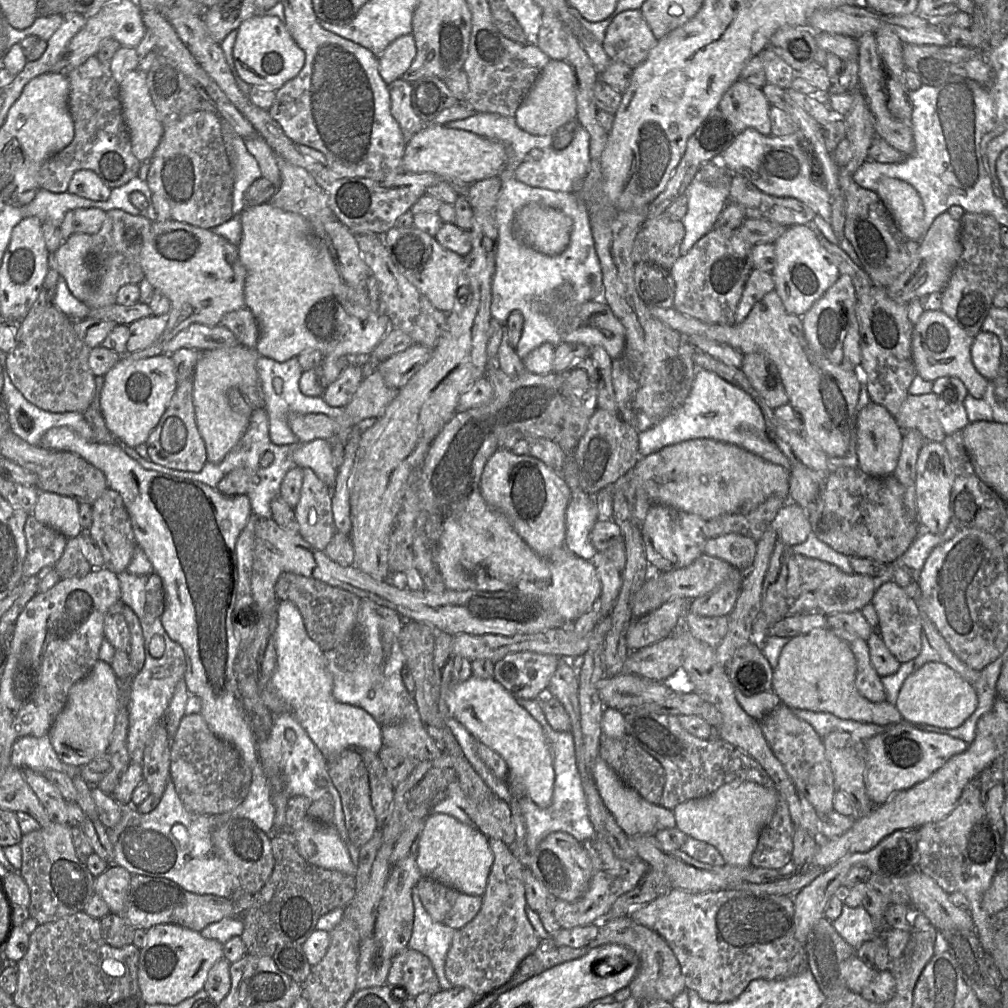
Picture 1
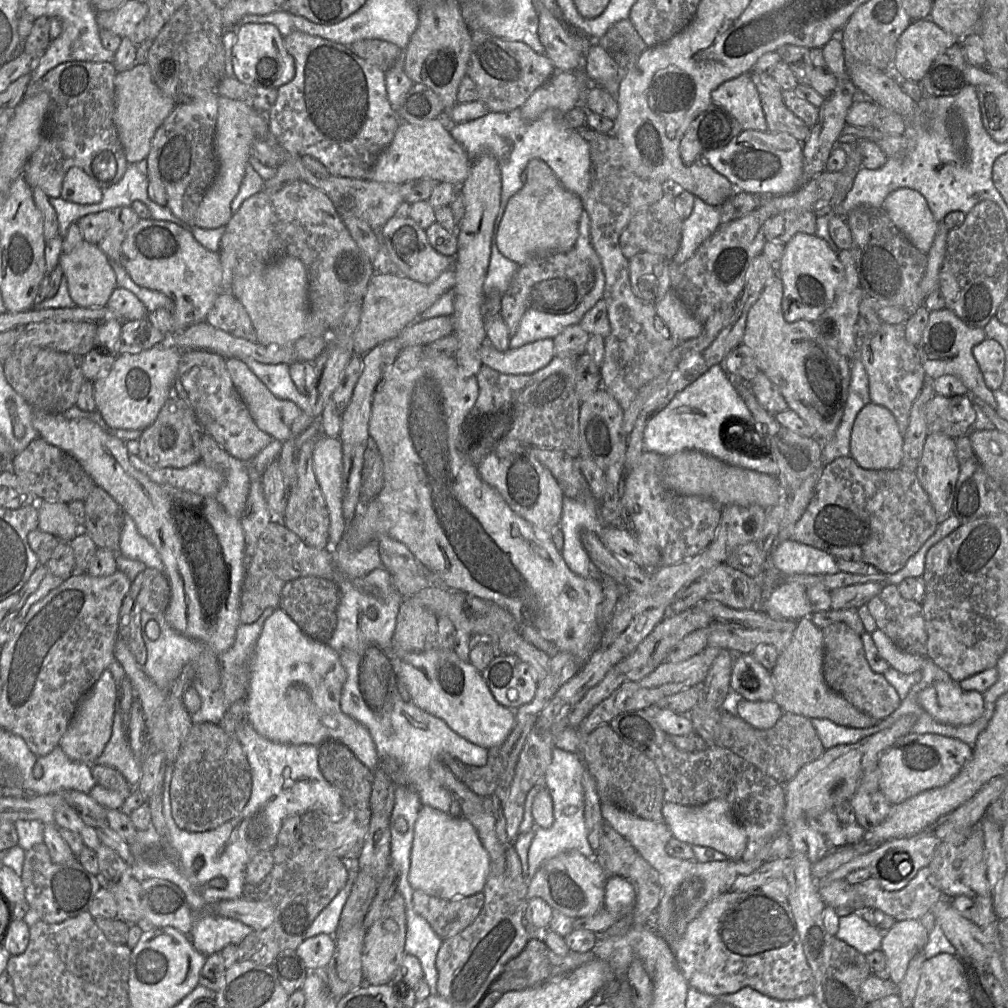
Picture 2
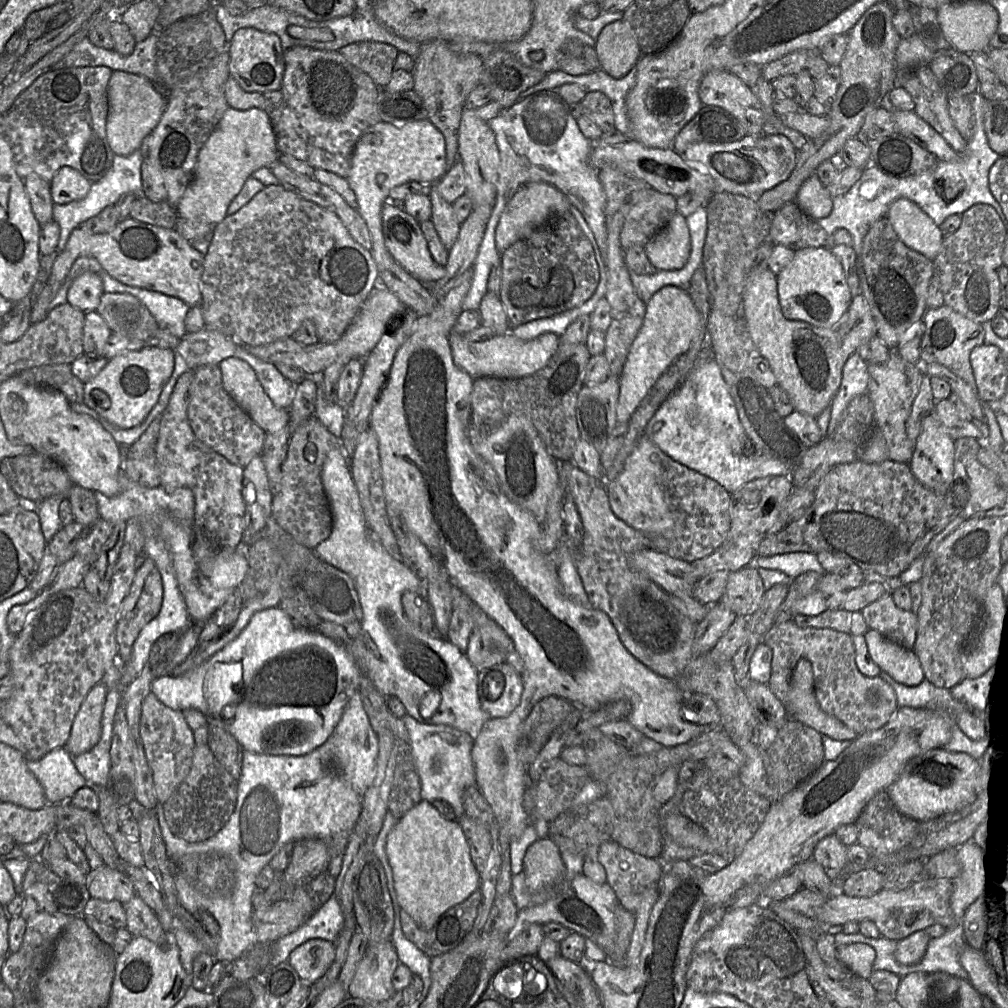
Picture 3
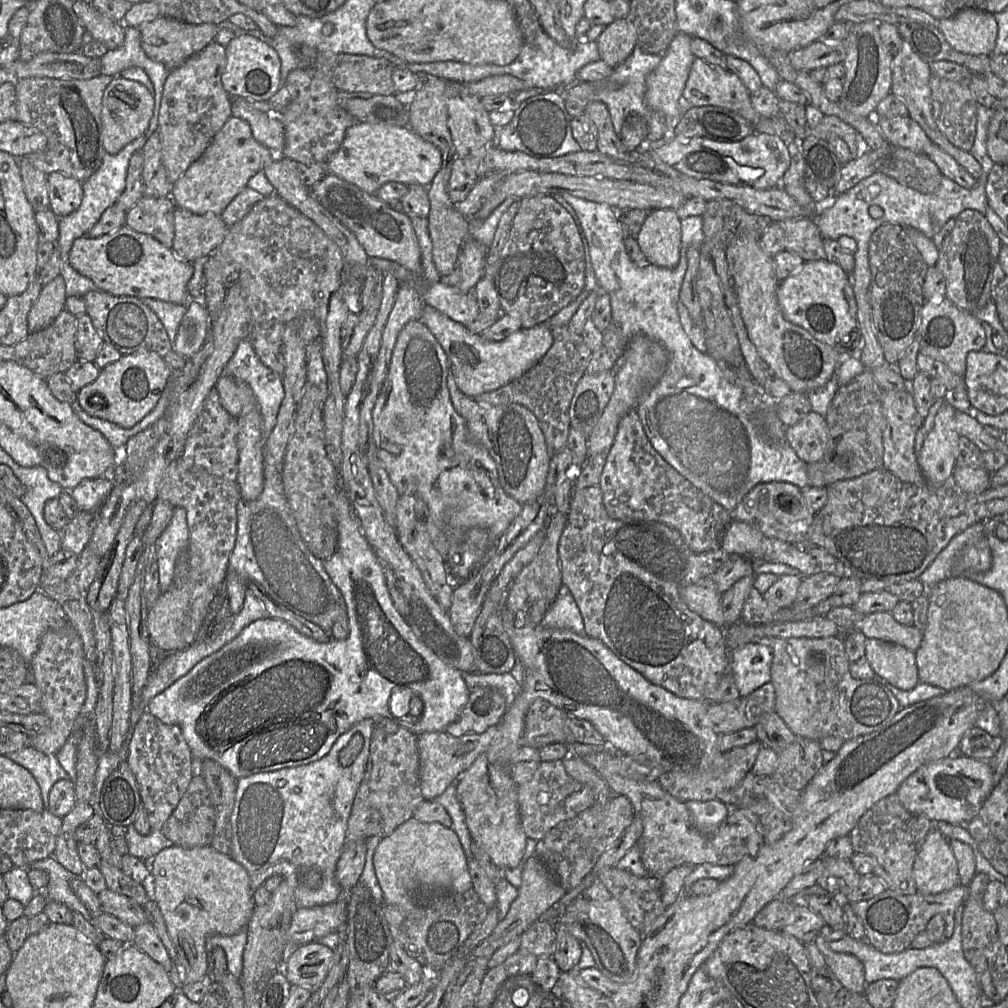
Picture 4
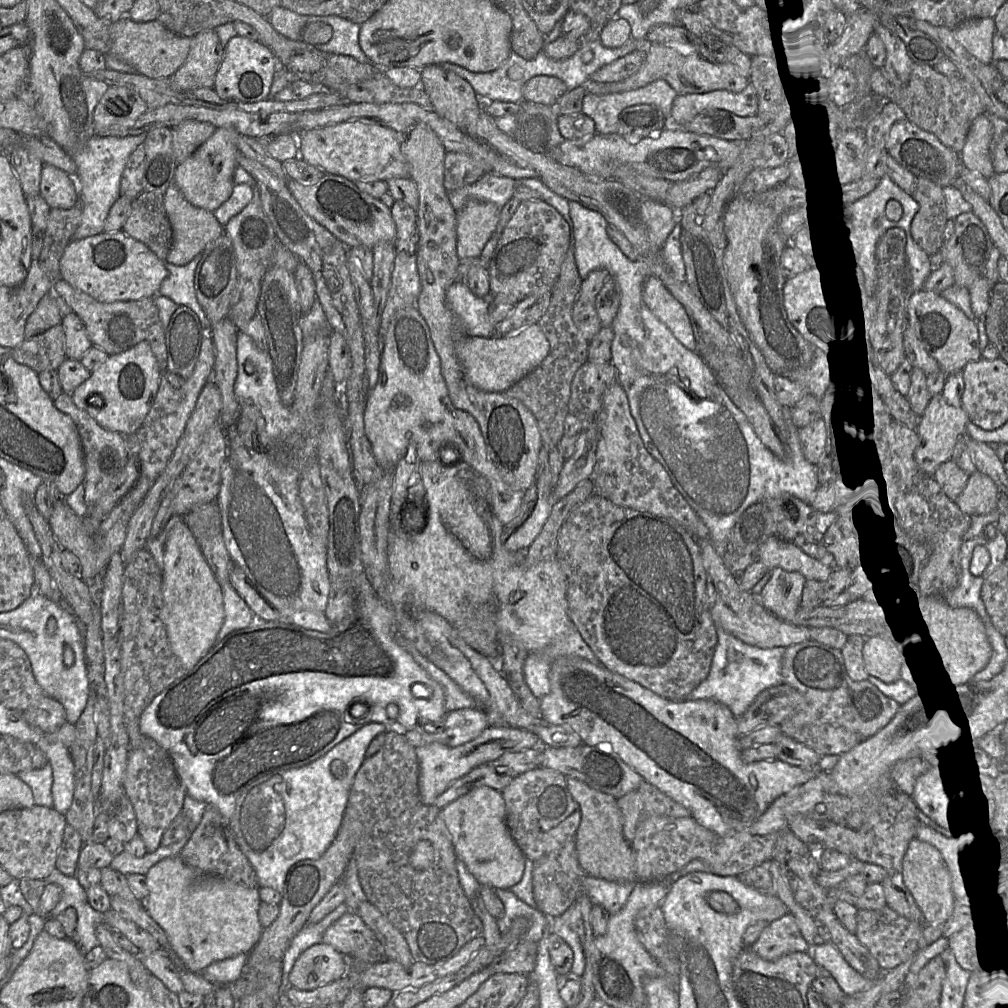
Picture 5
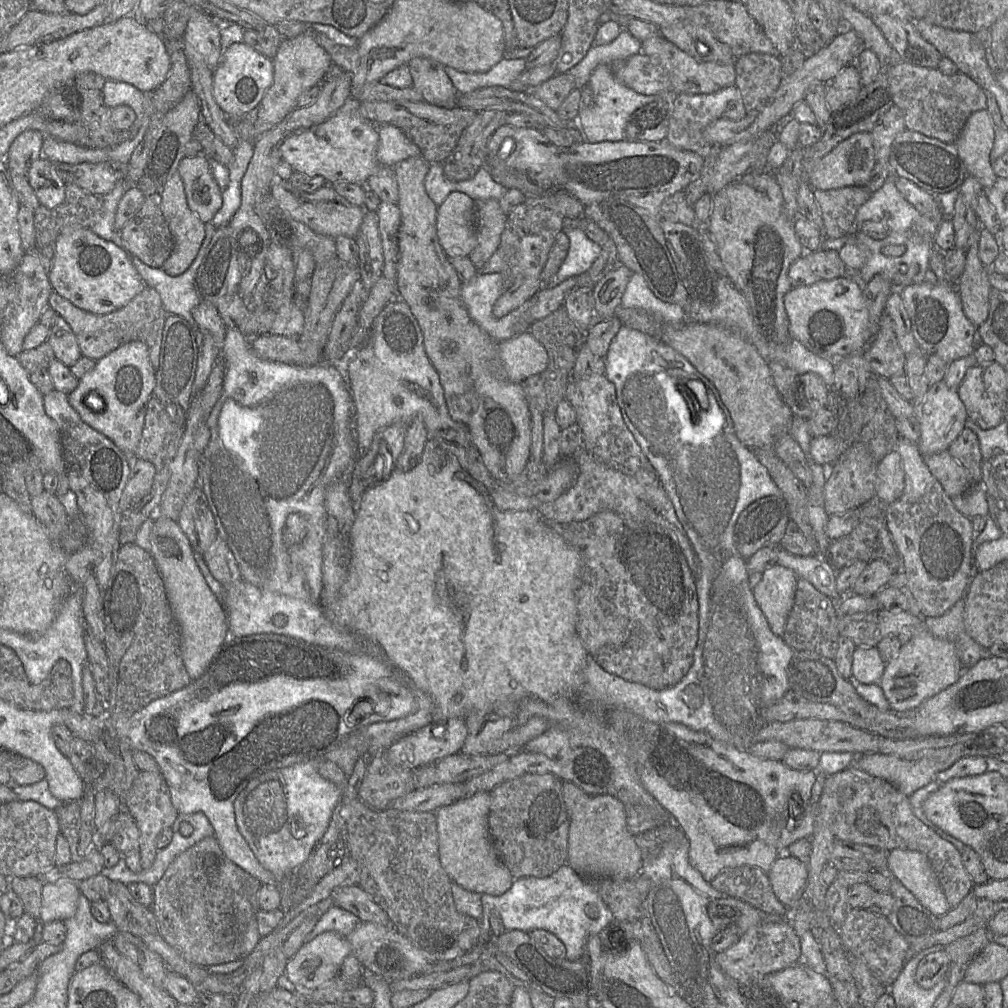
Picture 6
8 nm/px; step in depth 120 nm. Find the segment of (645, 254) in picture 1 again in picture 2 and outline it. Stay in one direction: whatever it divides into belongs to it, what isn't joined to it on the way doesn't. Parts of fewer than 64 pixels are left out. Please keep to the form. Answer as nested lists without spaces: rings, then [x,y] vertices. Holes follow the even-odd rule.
[[[665,192],[658,202],[632,217],[620,236],[622,252],[628,259],[639,252],[649,252],[669,262],[677,254],[682,240],[683,220],[676,211],[674,196],[671,192]]]

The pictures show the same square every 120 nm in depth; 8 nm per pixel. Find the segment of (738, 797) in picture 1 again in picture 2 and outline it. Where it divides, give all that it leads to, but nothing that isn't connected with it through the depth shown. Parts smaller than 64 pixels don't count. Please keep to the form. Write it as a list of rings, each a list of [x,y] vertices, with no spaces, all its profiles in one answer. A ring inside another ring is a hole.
[[[714,799],[700,806],[664,803],[663,819],[676,839],[691,846],[712,848],[729,860],[740,860],[747,847],[746,833],[736,820],[731,804],[724,799]]]

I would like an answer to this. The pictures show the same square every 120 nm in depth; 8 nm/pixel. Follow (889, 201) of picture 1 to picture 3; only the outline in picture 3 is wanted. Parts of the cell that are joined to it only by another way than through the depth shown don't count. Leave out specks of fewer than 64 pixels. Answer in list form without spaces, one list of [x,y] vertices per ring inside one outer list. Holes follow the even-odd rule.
[[[907,198],[897,199],[890,205],[886,217],[904,244],[934,261],[945,236],[916,203]]]

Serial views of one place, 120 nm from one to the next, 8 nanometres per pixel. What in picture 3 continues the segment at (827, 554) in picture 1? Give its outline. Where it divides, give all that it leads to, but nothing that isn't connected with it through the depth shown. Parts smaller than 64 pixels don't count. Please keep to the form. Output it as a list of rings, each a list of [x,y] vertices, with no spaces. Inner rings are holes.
[[[790,552],[767,557],[757,557],[753,560],[757,569],[778,570],[792,579],[806,572],[826,574],[824,568],[812,552]]]

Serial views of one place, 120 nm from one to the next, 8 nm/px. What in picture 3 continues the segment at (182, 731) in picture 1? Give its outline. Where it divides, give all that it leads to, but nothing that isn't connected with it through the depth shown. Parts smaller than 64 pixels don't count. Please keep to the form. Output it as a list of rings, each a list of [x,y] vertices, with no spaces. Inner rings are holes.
[[[207,744],[195,745],[192,765],[183,782],[163,804],[163,814],[174,836],[187,842],[202,842],[218,833],[228,822],[236,803],[238,783],[215,758]]]

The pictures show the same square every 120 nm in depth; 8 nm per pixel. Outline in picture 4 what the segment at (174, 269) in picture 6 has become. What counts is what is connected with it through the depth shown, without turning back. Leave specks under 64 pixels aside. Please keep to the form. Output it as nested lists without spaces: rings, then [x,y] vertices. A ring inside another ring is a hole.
[[[176,207],[171,249],[180,260],[204,260],[223,242],[227,229],[215,214],[197,215]]]

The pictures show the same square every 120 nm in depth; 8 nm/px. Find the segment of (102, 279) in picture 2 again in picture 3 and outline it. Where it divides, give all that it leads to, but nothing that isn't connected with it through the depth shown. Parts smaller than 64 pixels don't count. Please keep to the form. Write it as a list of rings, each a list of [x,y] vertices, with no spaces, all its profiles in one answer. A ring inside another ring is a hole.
[[[84,272],[69,287],[67,303],[84,313],[96,312],[103,294],[101,277],[93,272]]]

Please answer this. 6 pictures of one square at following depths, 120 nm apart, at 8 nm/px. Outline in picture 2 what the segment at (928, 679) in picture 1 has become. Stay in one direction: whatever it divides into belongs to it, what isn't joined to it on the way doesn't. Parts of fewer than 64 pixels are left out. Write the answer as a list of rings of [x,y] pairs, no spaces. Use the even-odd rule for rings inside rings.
[[[952,679],[933,683],[918,694],[917,700],[928,715],[943,724],[969,725],[984,712],[982,694],[965,691]]]

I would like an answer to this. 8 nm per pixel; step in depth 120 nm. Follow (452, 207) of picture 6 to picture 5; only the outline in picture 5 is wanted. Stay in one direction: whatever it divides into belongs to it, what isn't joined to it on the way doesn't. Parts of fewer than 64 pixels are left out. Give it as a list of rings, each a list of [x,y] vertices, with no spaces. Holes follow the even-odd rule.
[[[470,199],[457,212],[456,253],[460,261],[480,257],[498,221],[499,208],[493,203],[477,199]]]

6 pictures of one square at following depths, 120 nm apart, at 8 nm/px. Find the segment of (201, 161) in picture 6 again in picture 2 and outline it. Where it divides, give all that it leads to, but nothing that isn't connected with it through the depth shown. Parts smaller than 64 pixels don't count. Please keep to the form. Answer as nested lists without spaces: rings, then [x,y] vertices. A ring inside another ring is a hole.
[[[218,96],[218,117],[214,137],[218,169],[194,216],[195,227],[216,229],[226,226],[233,215],[232,201],[239,192],[251,157],[251,145],[256,139],[266,139],[268,132],[267,112],[257,110],[249,101]]]

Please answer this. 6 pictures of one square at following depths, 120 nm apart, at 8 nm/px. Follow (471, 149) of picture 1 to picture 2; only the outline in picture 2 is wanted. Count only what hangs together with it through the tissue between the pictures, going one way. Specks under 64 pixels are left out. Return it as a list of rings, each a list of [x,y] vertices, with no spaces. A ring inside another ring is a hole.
[[[439,118],[422,124],[401,122],[391,143],[379,154],[368,178],[401,185],[414,179],[431,179],[457,186],[469,175],[472,160]]]

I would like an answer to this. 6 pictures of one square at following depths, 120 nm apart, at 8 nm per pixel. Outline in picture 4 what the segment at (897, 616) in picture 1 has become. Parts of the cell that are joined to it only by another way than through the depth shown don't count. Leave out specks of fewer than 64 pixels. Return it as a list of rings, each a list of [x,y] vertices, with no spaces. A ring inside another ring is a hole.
[[[877,612],[865,615],[860,631],[868,638],[897,644],[910,651],[916,651],[922,641],[923,632],[914,625],[898,623],[891,612]]]

